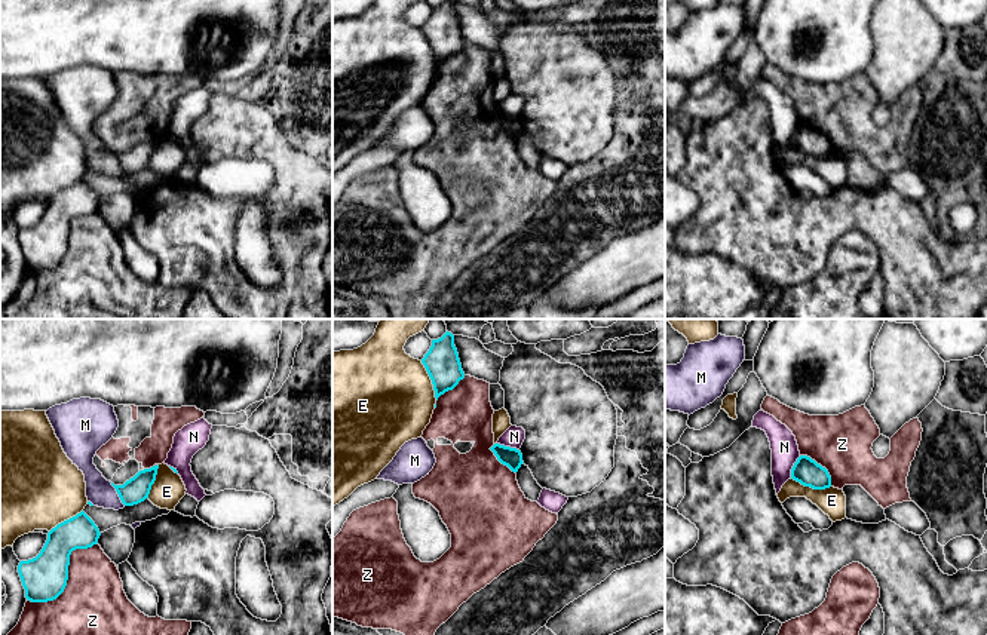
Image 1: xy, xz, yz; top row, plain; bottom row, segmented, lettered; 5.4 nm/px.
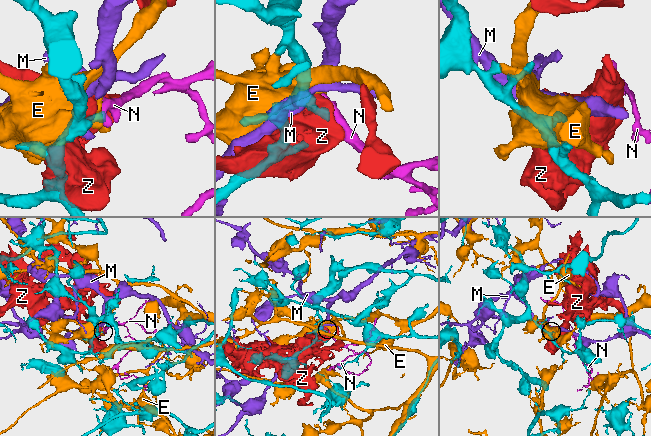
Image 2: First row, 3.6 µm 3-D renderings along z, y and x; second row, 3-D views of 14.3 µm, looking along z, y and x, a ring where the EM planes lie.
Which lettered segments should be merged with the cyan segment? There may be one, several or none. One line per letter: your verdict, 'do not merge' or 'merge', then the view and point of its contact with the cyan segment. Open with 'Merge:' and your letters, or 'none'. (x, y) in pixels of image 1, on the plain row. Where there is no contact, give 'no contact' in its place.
Merge: none
E: do not merge | yz (811, 155)
M: do not merge | xy (117, 160)
N: do not merge | xz (508, 114)
Z: do not merge | xy (67, 245)

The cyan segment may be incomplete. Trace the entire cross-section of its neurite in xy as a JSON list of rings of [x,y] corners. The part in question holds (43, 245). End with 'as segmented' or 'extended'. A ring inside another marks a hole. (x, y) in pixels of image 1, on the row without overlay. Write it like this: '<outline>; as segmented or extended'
[[[83,178],[52,196],[40,221],[18,233],[25,266],[31,270],[56,267],[67,254],[71,220],[92,215],[99,203],[98,194]]]; as segmented

